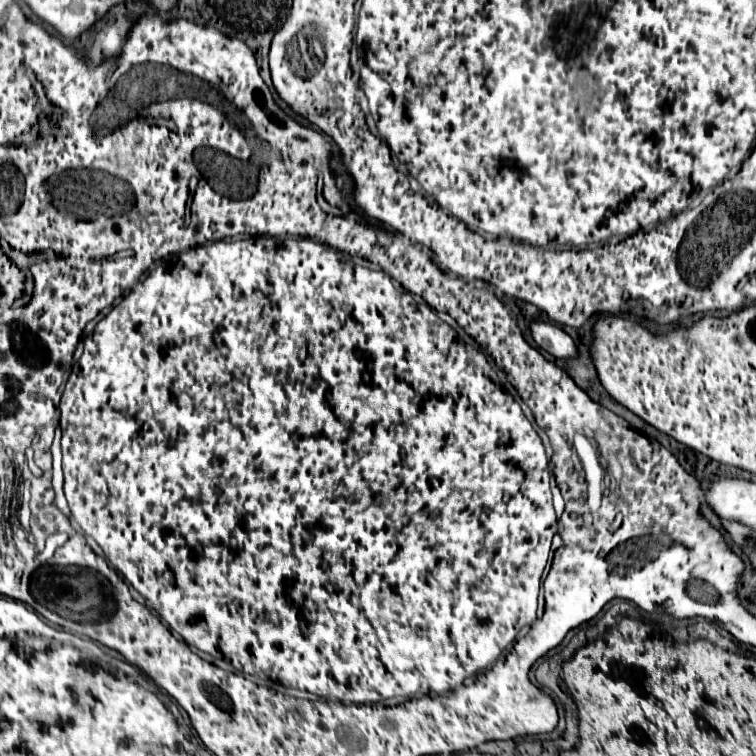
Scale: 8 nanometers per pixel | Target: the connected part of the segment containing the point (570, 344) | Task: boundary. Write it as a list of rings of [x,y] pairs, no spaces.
[[[533,322],[531,334],[535,342],[555,358],[579,358],[577,344],[569,334],[565,334],[557,324]]]

